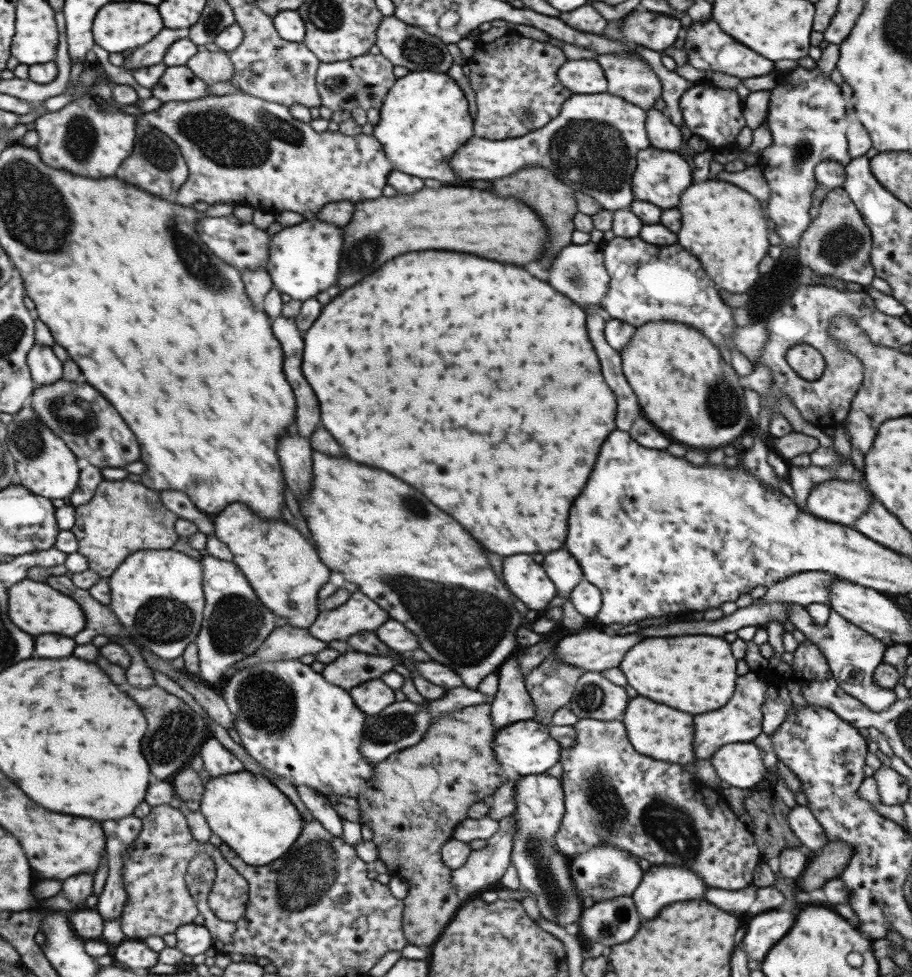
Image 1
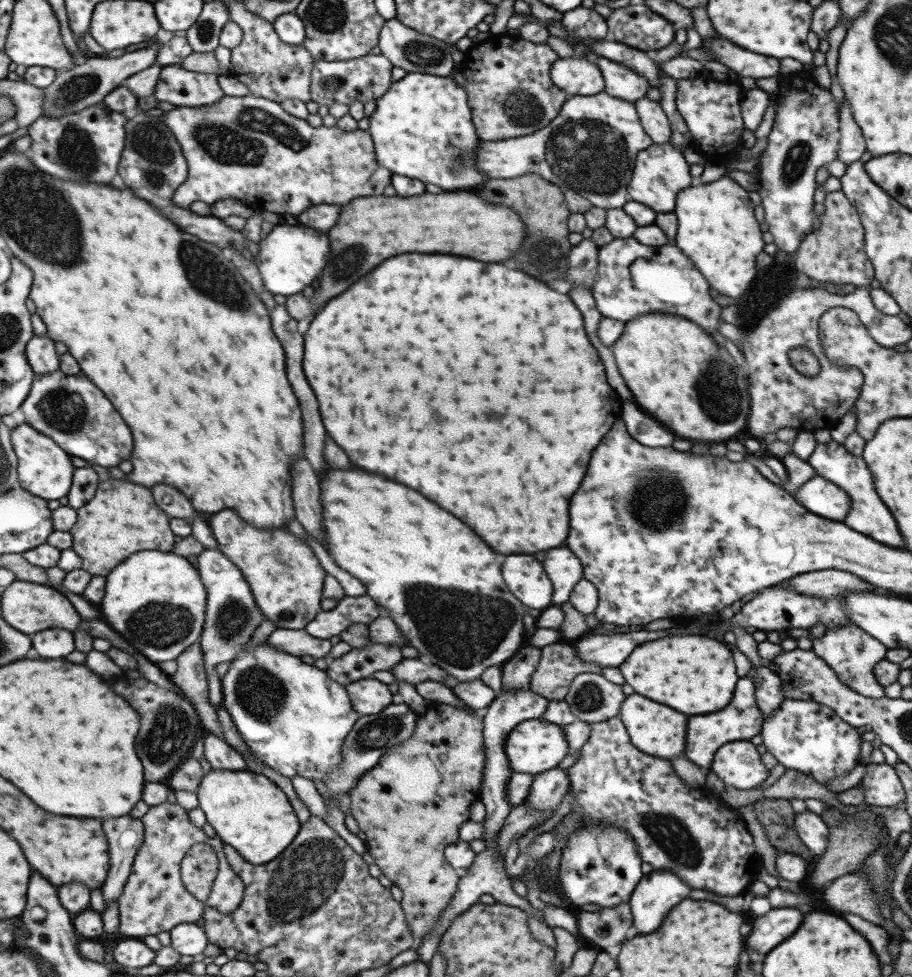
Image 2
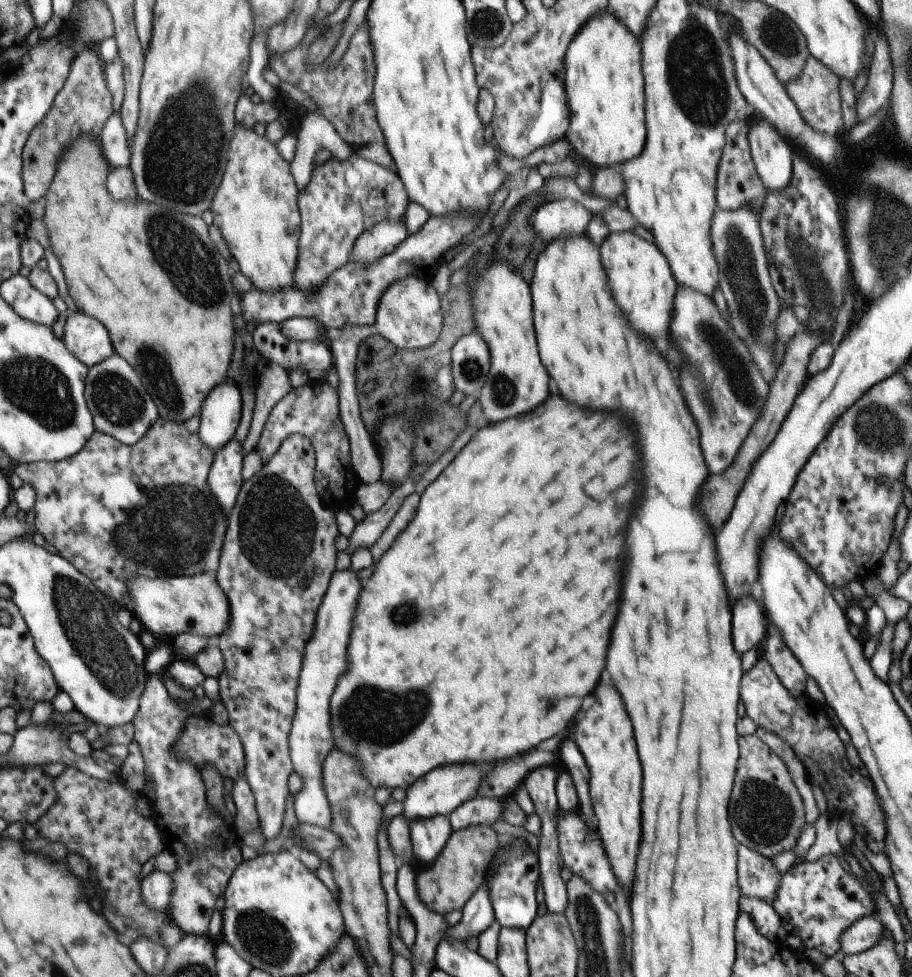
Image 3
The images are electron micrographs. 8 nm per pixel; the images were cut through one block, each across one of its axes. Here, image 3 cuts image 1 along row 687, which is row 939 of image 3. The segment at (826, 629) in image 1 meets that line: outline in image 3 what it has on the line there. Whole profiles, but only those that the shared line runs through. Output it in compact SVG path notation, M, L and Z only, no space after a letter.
M862 916L855 920L849 928L845 928L839 936L840 954L859 956L868 948L875 946L883 938L883 926L875 916Z

